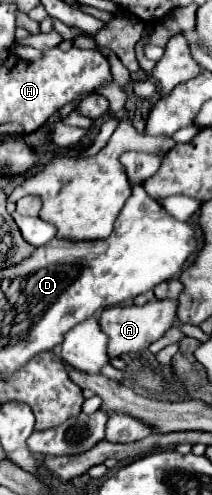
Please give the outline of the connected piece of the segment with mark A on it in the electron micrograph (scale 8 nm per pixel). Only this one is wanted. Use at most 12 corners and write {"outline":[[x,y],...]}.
{"outline":[[178,301],[116,305],[100,315],[110,357],[138,353],[176,321]]}

